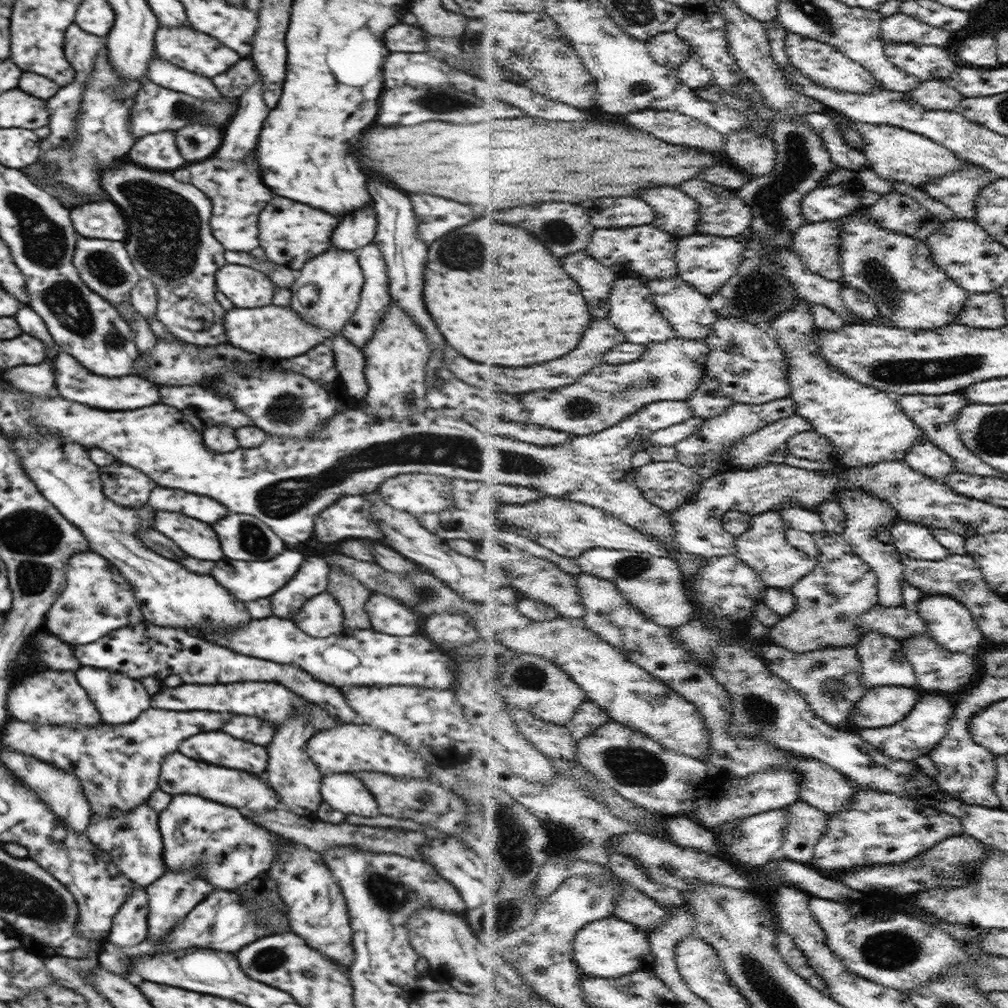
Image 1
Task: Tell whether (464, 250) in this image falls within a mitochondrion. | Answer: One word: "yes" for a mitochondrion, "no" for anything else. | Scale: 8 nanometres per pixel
yes

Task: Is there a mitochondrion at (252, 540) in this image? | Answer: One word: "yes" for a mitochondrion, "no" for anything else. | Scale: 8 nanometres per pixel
yes

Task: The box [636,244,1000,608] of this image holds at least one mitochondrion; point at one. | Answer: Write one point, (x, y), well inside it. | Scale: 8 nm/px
(961, 366)

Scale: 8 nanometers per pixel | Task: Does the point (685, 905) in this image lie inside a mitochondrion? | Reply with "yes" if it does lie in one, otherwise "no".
no

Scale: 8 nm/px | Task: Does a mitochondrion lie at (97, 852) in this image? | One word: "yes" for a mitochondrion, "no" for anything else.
no

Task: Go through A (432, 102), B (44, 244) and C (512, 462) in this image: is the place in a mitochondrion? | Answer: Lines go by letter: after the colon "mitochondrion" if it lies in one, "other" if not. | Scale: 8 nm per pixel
A: mitochondrion
B: mitochondrion
C: mitochondrion

